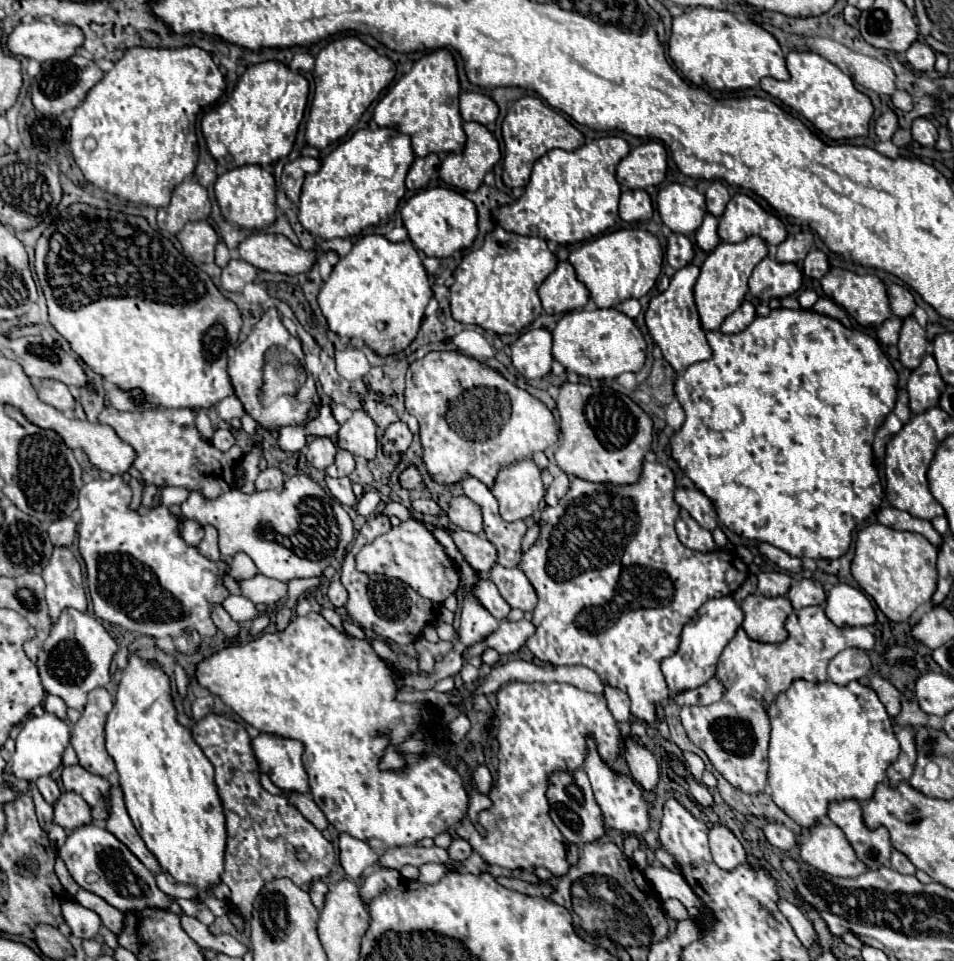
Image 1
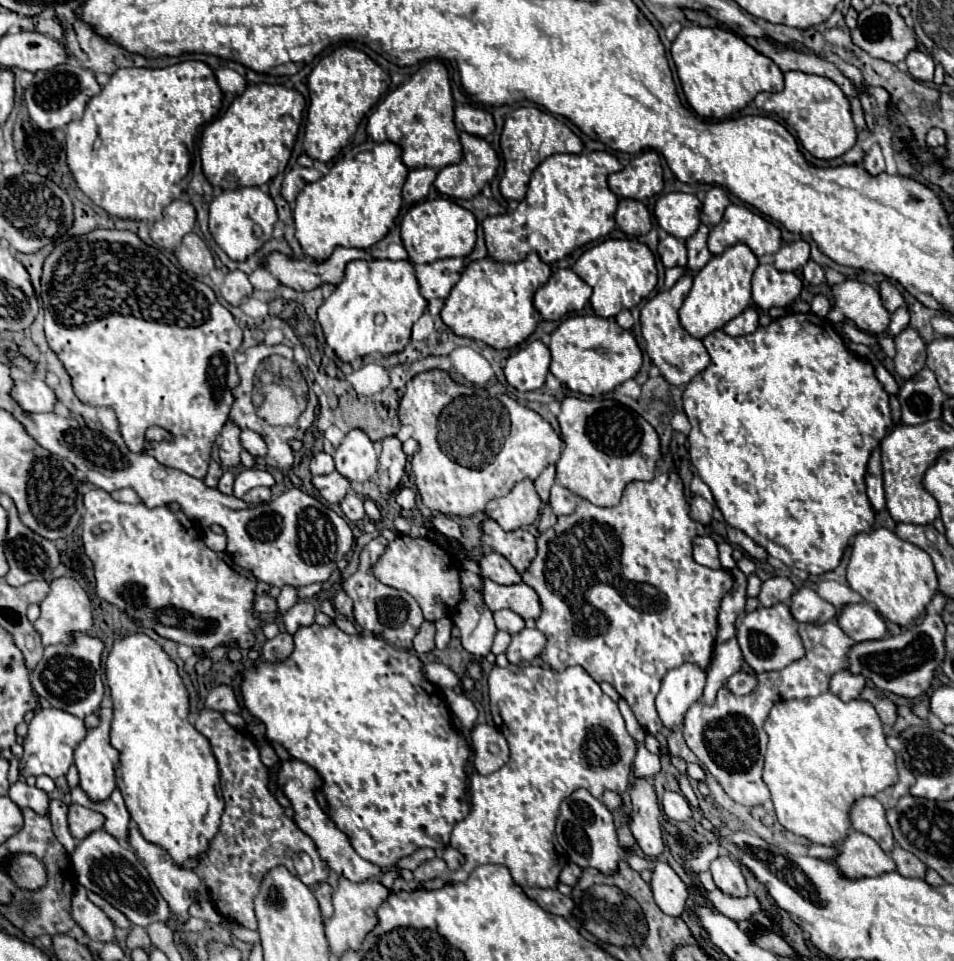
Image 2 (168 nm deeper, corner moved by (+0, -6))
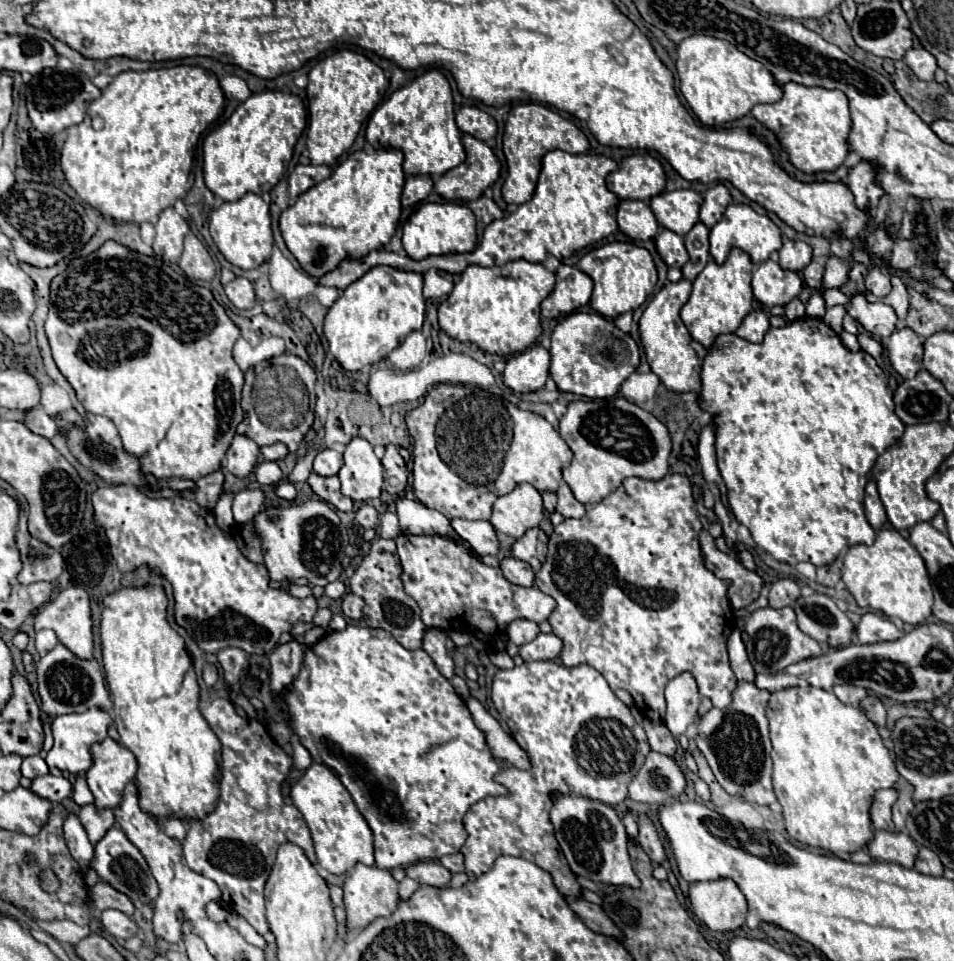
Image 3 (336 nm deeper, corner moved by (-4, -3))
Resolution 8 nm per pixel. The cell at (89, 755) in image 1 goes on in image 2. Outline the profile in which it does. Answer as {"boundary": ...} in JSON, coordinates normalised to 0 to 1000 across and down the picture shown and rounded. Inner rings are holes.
{"boundary":[[[107,737],[103,739],[105,745],[105,755],[103,758],[94,758],[90,768],[82,774],[80,783],[78,783],[78,791],[80,791],[80,799],[84,803],[84,820],[90,824],[90,828],[96,835],[109,835],[111,830],[115,830],[117,822],[122,820],[122,799],[126,795],[124,783],[117,778],[115,774],[115,751],[117,751],[117,739],[115,737]]]}

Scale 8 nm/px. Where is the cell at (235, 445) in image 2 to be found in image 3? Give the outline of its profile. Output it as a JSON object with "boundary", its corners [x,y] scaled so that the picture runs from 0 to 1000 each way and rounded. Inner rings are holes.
{"boundary":[[[245,453],[243,463],[237,471],[237,478],[239,478],[237,488],[247,496],[260,496],[270,480],[270,473],[273,473],[273,467],[264,457],[256,453]]]}

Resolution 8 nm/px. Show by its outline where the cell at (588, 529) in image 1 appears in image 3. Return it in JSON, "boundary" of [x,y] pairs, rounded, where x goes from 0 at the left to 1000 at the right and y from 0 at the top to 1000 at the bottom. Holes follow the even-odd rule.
{"boundary":[[[700,492],[698,496],[694,496],[690,501],[658,496],[652,501],[652,505],[642,515],[637,515],[635,519],[631,519],[625,525],[618,525],[612,538],[591,540],[587,546],[581,548],[581,555],[577,557],[577,563],[574,563],[572,584],[560,602],[560,609],[568,617],[577,619],[583,625],[583,634],[574,642],[574,648],[579,650],[579,659],[591,667],[591,675],[587,680],[589,690],[593,694],[602,694],[606,690],[616,690],[618,694],[623,694],[625,698],[629,698],[633,702],[633,707],[637,709],[637,713],[642,717],[652,715],[665,725],[665,729],[669,729],[669,732],[673,729],[673,734],[671,734],[671,738],[675,740],[673,744],[677,748],[681,748],[683,752],[692,752],[694,744],[698,742],[698,729],[696,729],[698,711],[715,698],[723,698],[727,702],[727,707],[734,715],[734,721],[738,721],[746,729],[748,736],[761,736],[765,732],[765,719],[769,717],[769,711],[774,709],[767,694],[765,694],[763,680],[761,680],[761,665],[767,659],[767,655],[771,652],[771,642],[767,638],[767,632],[765,632],[765,625],[761,619],[765,607],[761,602],[753,602],[748,596],[744,596],[738,590],[736,578],[734,578],[734,565],[732,565],[734,553],[736,553],[736,544],[734,544],[732,534],[727,530],[725,503],[721,501],[721,496],[709,494],[709,492]]]}

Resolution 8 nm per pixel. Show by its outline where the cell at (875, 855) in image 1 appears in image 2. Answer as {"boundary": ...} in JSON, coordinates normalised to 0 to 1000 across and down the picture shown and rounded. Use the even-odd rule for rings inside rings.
{"boundary":[[[901,830],[891,845],[893,851],[893,860],[899,866],[906,866],[910,870],[914,870],[916,874],[920,874],[922,882],[933,887],[937,872],[935,872],[935,864],[929,855],[929,841],[920,830]]]}

